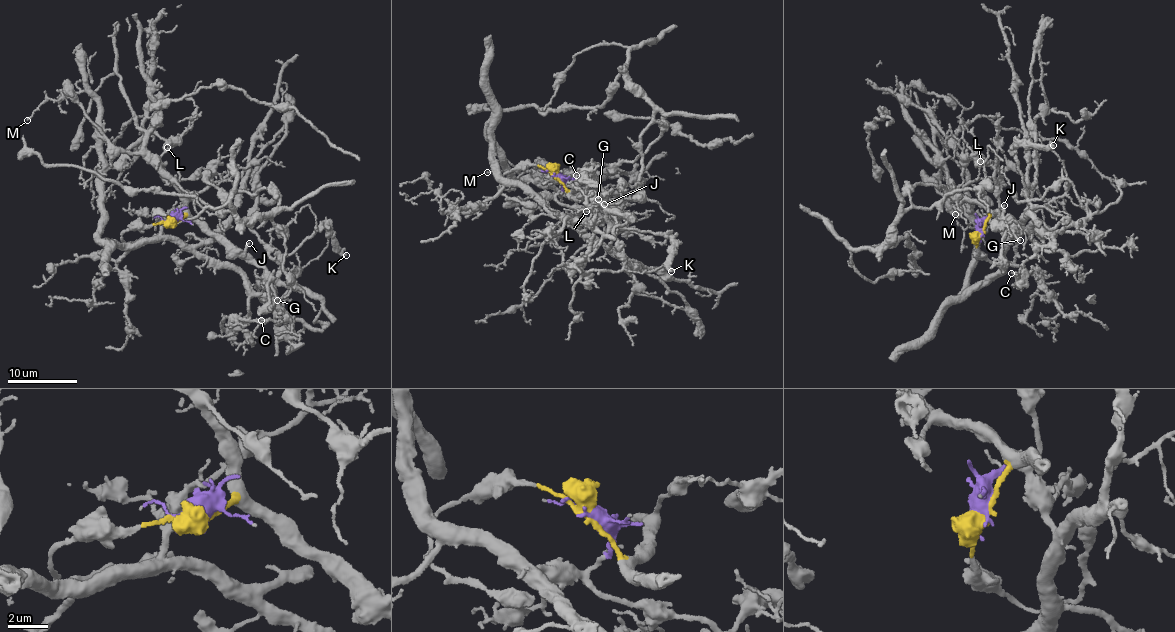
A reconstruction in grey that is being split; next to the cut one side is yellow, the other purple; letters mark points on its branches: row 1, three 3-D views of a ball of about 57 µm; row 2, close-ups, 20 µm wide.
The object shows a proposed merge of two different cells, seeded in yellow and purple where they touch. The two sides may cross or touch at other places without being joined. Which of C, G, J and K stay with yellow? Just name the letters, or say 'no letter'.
G, J, K

